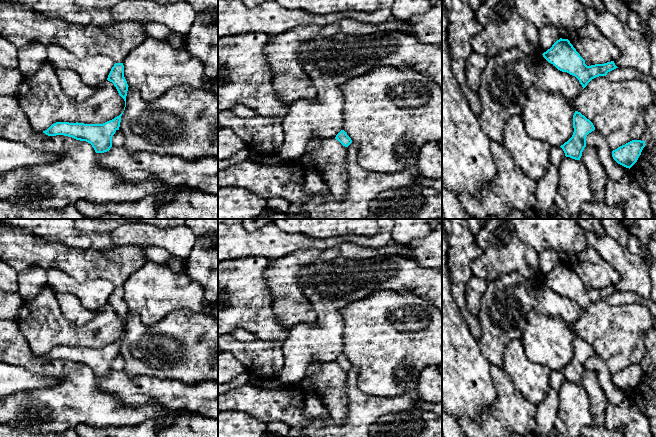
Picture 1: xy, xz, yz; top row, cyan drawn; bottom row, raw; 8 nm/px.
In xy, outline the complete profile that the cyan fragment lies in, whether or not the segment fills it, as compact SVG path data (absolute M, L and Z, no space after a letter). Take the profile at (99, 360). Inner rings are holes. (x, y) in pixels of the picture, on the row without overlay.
M123 336L103 348L56 346L43 357L48 360L64 359L86 365L92 369L96 377L104 377L112 371L112 361L119 354L122 338Z

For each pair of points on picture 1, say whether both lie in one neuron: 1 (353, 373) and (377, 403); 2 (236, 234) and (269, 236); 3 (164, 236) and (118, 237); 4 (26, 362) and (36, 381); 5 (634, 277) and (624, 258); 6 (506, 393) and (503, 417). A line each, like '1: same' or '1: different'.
1: same
2: same
3: same
4: different
5: same
6: same

